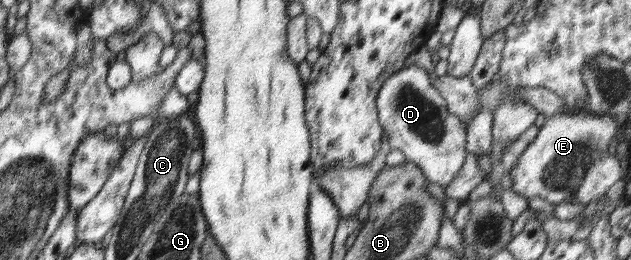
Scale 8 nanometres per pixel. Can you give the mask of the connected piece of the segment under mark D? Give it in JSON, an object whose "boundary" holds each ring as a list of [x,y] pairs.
{"boundary":[[[409,62],[402,70],[385,79],[375,97],[375,102],[378,110],[378,121],[383,132],[389,134],[387,137],[390,150],[403,151],[407,163],[419,167],[429,183],[433,182],[433,184],[439,184],[445,188],[453,182],[467,158],[468,152],[465,150],[466,128],[462,126],[459,117],[449,113],[446,100],[442,98],[433,85],[433,77],[427,73],[427,70]]]}

